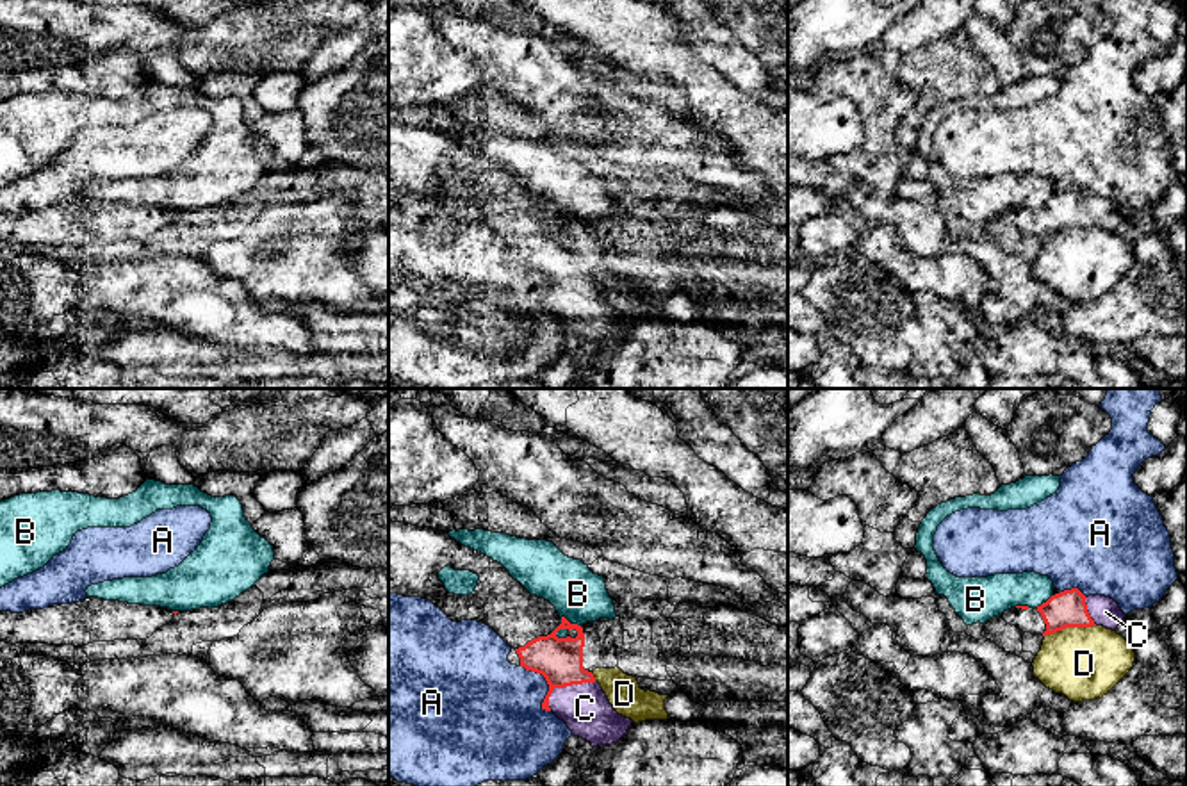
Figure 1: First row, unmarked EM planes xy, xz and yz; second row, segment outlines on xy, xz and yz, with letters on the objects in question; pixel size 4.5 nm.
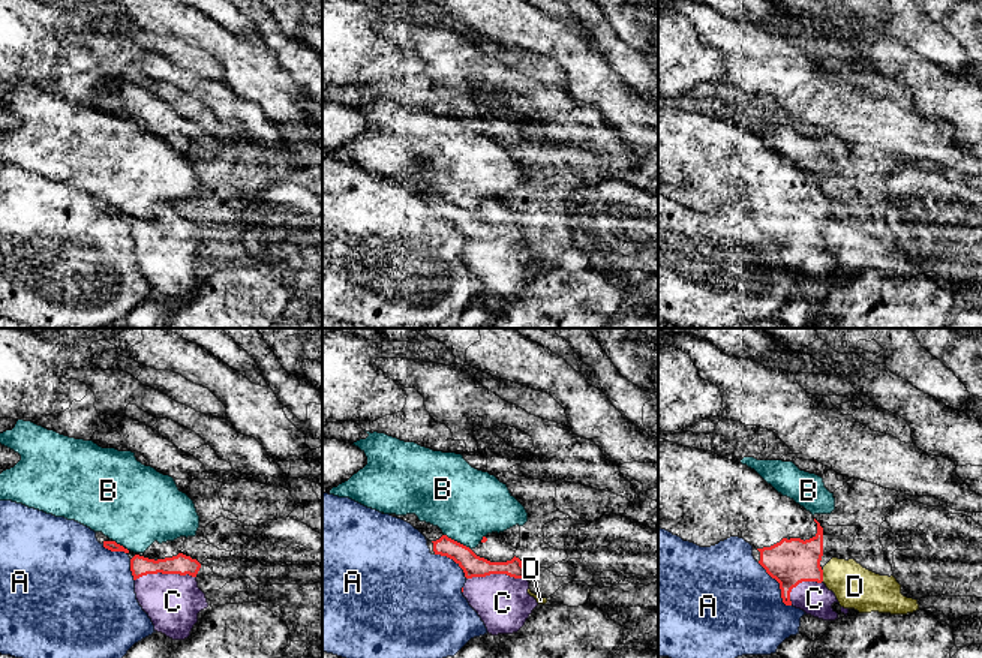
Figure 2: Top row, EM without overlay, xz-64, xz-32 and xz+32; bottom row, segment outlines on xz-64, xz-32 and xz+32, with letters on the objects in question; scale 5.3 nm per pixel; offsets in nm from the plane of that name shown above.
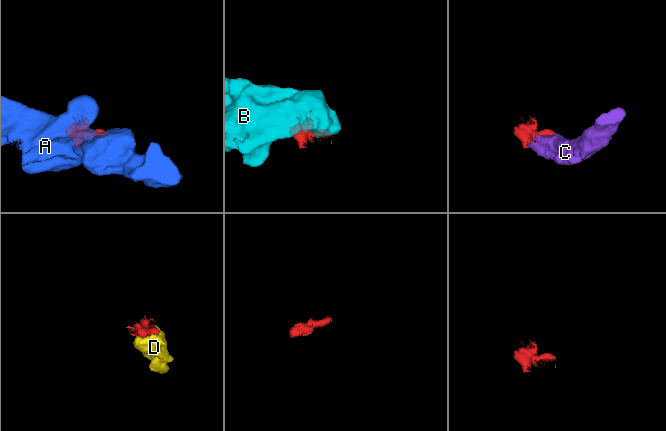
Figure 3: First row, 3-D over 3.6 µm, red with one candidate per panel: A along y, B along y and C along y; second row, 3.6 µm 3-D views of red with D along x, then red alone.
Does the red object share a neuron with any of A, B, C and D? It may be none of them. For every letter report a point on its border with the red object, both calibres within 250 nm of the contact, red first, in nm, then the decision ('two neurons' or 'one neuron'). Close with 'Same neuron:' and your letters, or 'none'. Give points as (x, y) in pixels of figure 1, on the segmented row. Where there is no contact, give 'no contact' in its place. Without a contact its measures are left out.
A: xz (548, 683) | 200/400 nm | two neurons
B: xz (562, 619) | 200/240 nm | two neurons
C: xz (564, 687) | 200/220 nm | one neuron
D: yz (1070, 626) | 160/340 nm | two neurons
Same neuron: C

